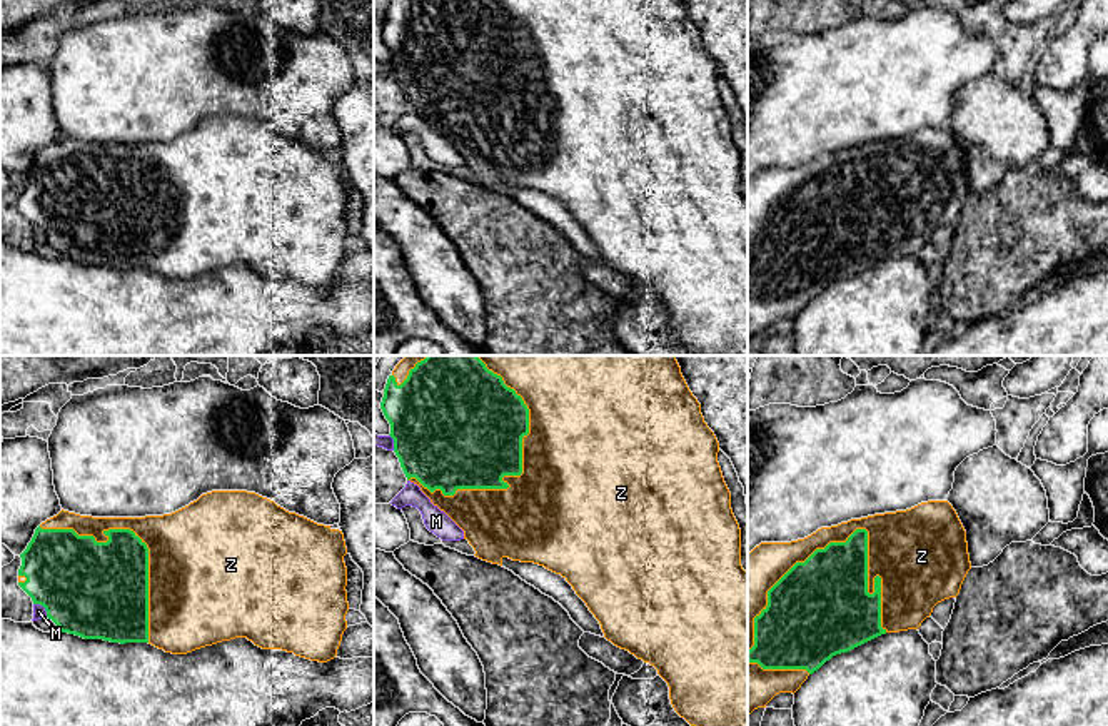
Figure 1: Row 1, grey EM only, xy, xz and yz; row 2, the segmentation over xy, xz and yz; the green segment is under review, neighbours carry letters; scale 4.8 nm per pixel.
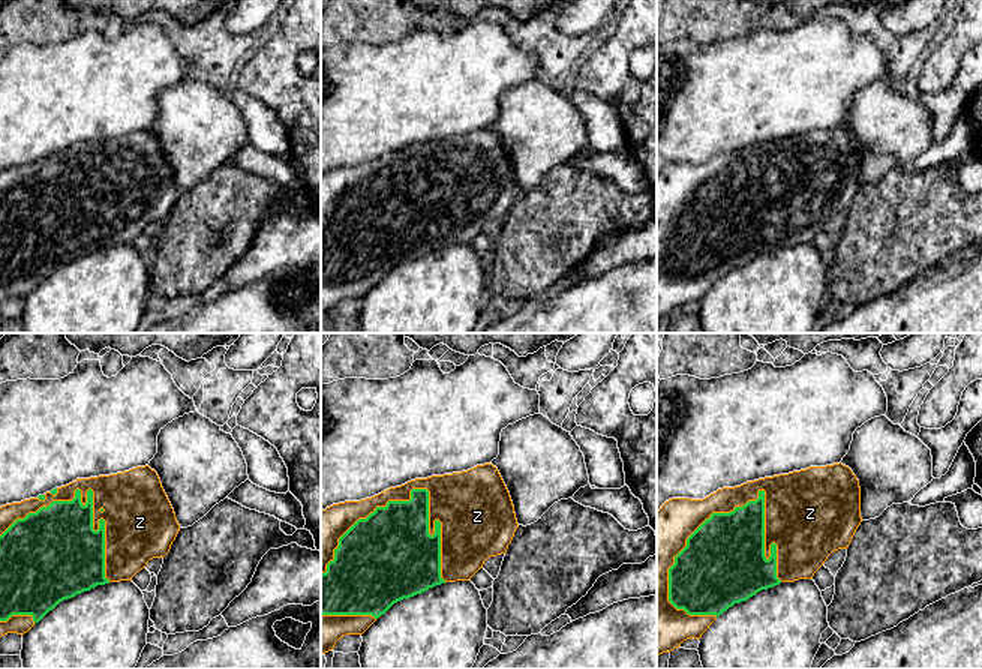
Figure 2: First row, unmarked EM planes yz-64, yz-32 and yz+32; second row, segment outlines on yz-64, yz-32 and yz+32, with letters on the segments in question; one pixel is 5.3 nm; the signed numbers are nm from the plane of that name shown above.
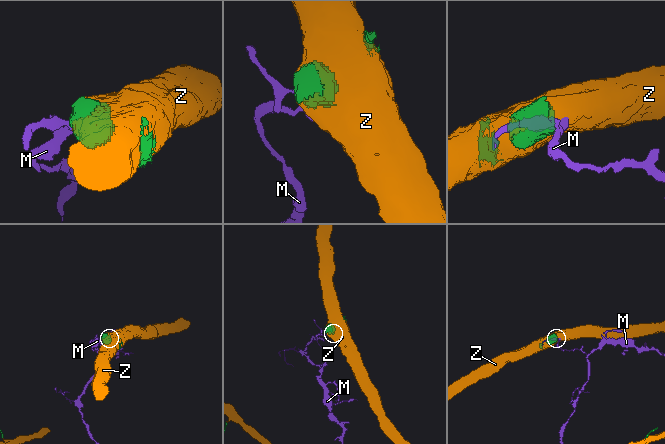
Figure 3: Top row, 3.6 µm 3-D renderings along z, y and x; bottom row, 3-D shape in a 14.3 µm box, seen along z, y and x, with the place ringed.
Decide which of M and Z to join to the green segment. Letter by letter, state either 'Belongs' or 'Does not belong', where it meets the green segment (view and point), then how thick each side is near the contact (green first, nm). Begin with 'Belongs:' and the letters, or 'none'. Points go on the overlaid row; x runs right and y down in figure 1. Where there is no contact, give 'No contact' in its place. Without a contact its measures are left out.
Belongs: Z
M: Does not belong. Touches green at xy (44, 606). Thickness 460 nm (green) against 60 nm
Z: Belongs. Touches green at yz (786, 573). Thickness 480 nm (green) against 240 nm

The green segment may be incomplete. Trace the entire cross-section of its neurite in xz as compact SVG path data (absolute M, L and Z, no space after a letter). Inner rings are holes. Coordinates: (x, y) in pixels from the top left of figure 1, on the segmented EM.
M405 355L387 379L380 409L390 424L389 436L394 439L394 452L407 481L417 484L431 502L464 531L464 539L474 547L476 557L499 566L504 557L509 557L534 562L561 574L599 621L607 641L657 669L669 686L674 711L691 726L748 726L748 572L741 566L741 529L733 514L731 492L718 462L719 442L704 422L701 404L689 391L674 355Z

